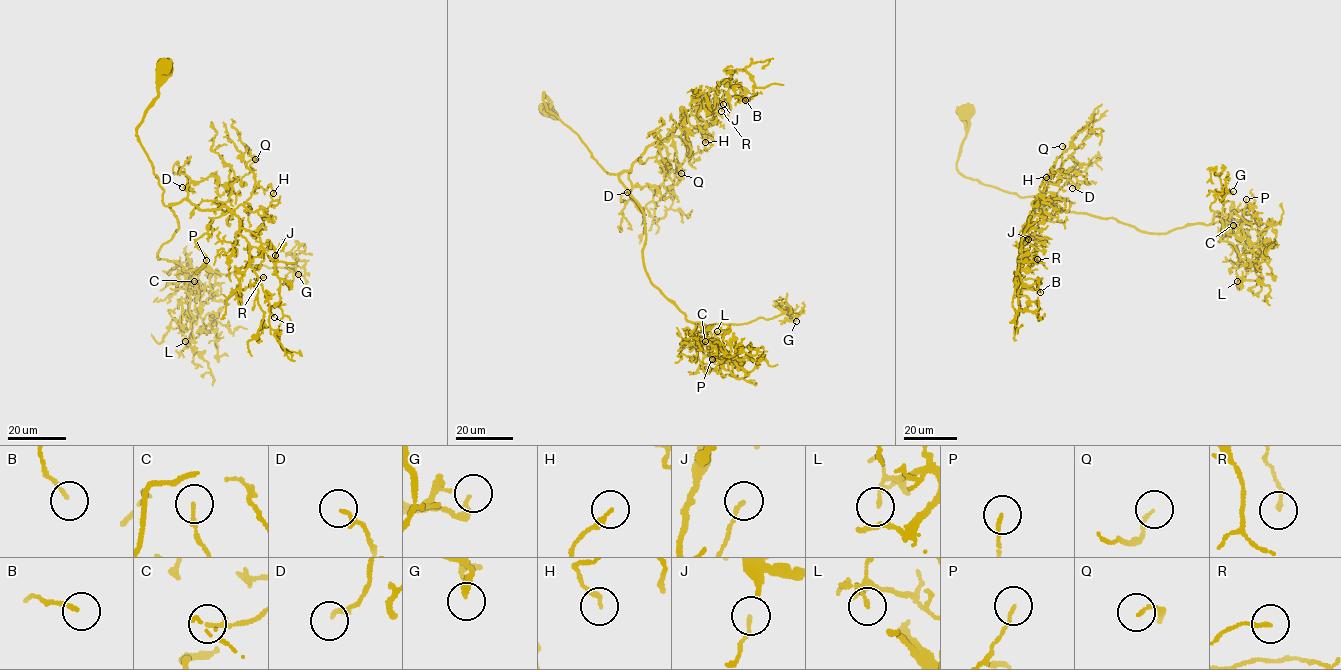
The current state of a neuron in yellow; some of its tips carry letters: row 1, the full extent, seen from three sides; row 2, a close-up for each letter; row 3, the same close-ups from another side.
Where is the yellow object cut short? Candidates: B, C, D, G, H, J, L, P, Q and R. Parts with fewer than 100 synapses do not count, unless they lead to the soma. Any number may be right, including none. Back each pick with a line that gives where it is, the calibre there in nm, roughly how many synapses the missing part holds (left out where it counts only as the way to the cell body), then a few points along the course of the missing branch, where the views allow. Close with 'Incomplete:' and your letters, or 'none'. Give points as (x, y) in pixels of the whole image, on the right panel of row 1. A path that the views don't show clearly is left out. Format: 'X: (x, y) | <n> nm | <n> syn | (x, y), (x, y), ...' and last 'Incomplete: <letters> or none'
G: (1233, 191) | 200 nm | 110 syn | (1233, 191), (1255, 218)
Incomplete: G

